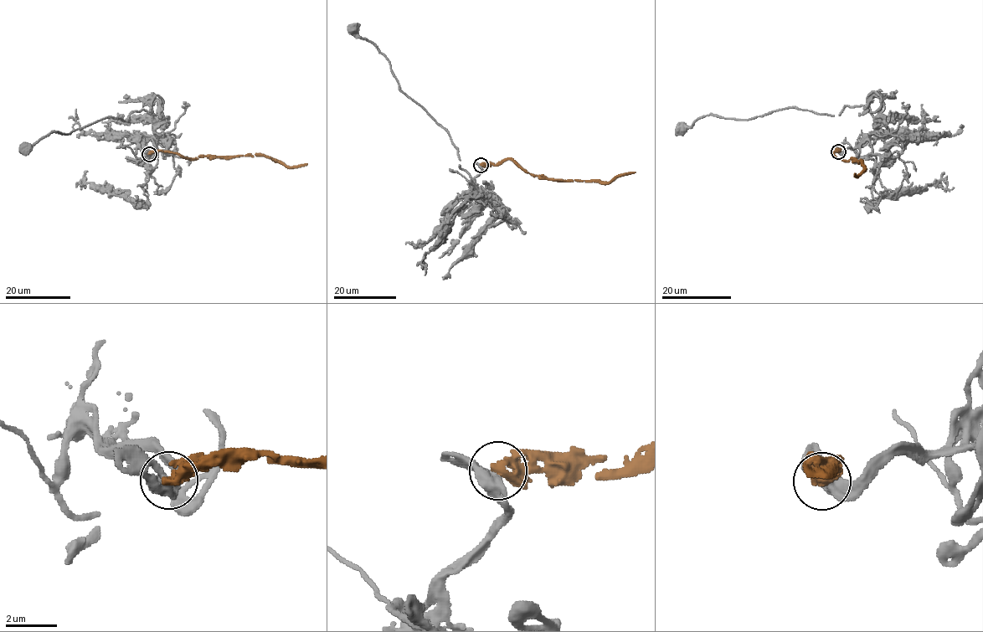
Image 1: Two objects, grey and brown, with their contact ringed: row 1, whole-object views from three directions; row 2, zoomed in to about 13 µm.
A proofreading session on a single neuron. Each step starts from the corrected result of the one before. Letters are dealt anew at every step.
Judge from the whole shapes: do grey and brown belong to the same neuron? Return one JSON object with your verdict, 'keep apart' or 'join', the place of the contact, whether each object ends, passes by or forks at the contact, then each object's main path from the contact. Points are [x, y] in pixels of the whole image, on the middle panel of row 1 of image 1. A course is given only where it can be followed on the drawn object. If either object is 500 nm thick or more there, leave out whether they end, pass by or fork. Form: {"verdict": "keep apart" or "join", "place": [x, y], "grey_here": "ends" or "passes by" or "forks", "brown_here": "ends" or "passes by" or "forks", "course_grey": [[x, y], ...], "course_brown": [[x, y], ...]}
{"verdict": "keep apart", "place": [481, 165], "course_grey": [[481, 165], [468, 182], [491, 207], [460, 166], [449, 134], [400, 89], [389, 61], [352, 29]], "course_brown": [[481, 165], [500, 165], [511, 159], [531, 174], [558, 181], [609, 182], [635, 172]]}

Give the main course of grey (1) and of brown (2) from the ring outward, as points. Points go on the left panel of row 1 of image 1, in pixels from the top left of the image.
1: (149, 154), (135, 156), (157, 154), (144, 110), (23, 147)
2: (149, 154), (168, 151), (196, 159), (200, 156), (263, 154), (288, 166), (307, 163)

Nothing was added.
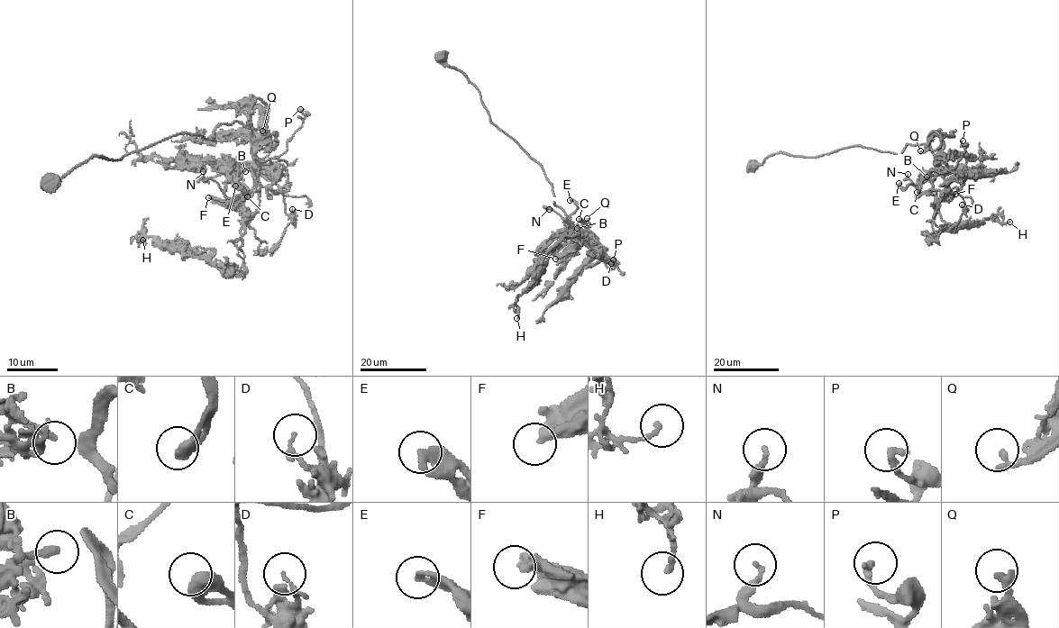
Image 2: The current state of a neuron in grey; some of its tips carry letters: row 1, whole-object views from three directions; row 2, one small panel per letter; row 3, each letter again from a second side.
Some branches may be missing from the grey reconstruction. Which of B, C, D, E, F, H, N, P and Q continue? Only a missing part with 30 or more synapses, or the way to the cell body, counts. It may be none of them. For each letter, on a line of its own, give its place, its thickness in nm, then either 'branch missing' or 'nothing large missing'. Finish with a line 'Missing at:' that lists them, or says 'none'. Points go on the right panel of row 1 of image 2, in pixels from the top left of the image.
B: at (926, 177); 180 nm thick; nothing large missing
C: at (917, 192); 400 nm thick; nothing large missing
D: at (962, 204); 100 nm thick; nothing large missing
E: at (899, 183); 300 nm thick; nothing large missing
F: at (955, 194); 380 nm thick; branch missing
H: at (1009, 222); 170 nm thick; nothing large missing
N: at (908, 174); 190 nm thick; nothing large missing
P: at (963, 141); 240 nm thick; nothing large missing
Q: at (920, 150); 300 nm thick; nothing large missing
Missing at: F

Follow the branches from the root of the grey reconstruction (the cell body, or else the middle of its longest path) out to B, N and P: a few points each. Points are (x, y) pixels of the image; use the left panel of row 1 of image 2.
B: (48, 181), (178, 134), (214, 140), (239, 122), (253, 137), (260, 192), (227, 197), (225, 184), (245, 171)
N: (48, 181), (178, 134), (212, 140), (239, 122), (251, 130), (260, 192), (227, 197), (203, 171)
P: (48, 181), (178, 134), (214, 140), (235, 122), (251, 130), (260, 159), (278, 158), (300, 109)

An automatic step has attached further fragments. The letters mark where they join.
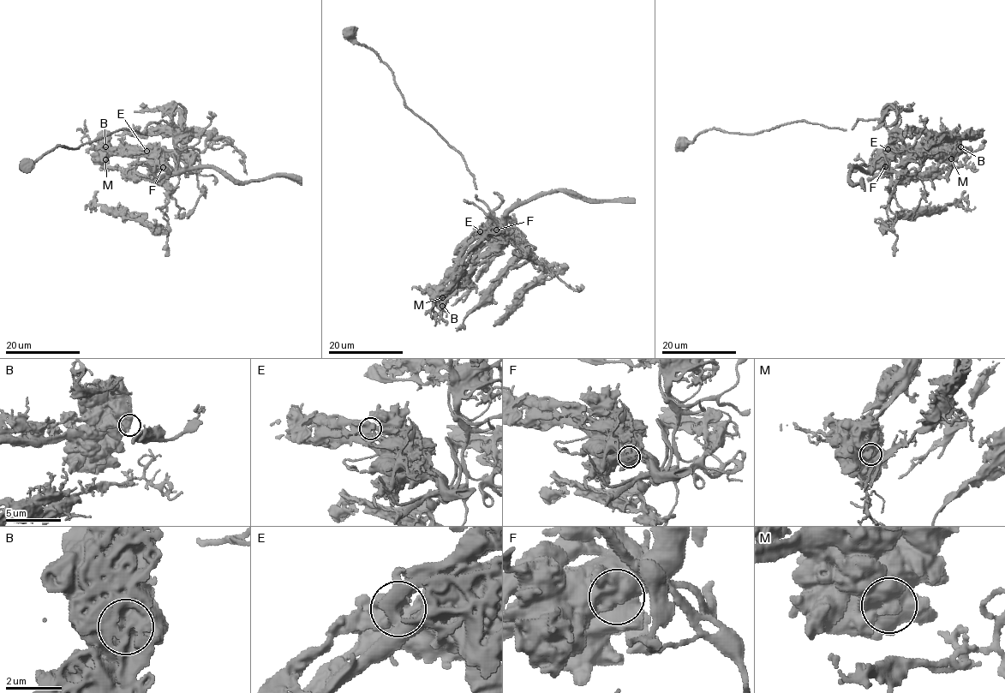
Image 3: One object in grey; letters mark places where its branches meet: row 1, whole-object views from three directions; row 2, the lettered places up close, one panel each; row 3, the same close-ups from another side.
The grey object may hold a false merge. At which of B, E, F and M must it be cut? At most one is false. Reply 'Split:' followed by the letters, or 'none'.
Split: E

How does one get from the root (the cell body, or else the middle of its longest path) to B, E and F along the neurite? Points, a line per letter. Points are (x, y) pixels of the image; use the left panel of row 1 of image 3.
B: (25, 164), (164, 121), (179, 172), (161, 182), (125, 175), (99, 162), (105, 146)
E: (25, 164), (119, 130), (146, 134), (164, 121), (175, 132), (179, 172), (156, 176), (157, 160), (146, 151)
F: (25, 164), (119, 130), (146, 134), (164, 121), (175, 132), (179, 172), (174, 157), (175, 170), (163, 167)

